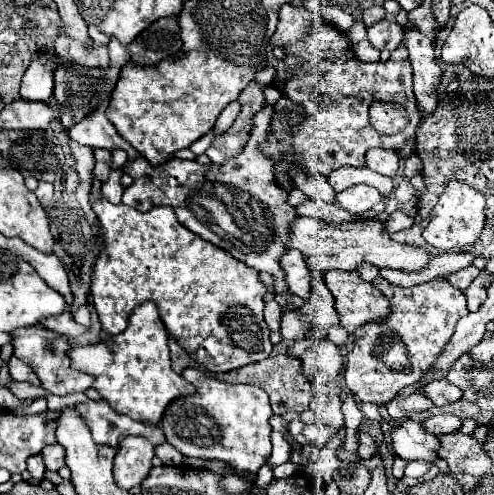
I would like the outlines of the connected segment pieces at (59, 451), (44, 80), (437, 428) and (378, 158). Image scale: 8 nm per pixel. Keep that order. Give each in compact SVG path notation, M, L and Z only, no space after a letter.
M51 444L41 454L49 470L59 470L65 466L65 448L61 444Z
M37 58L21 82L21 98L51 102L53 90L53 68L47 58Z
M435 414L435 416L429 416L425 422L423 422L425 430L439 436L439 434L451 434L451 432L457 432L459 426L461 426L461 420L455 416L455 414Z
M371 148L367 152L367 168L395 178L399 170L399 154L395 150L385 150L385 148Z

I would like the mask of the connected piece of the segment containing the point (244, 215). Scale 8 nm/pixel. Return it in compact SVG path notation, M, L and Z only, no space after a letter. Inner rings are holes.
M267 86L263 92L269 106L253 116L251 134L241 154L233 156L225 164L211 164L211 166L203 166L195 160L171 158L169 162L163 164L163 172L161 168L157 172L157 168L153 168L141 156L133 164L125 166L125 172L133 176L133 184L125 188L123 204L139 212L149 212L155 206L175 208L177 220L185 228L199 234L207 242L223 248L243 264L273 274L277 280L275 292L283 294L287 292L287 284L283 282L283 270L279 266L279 258L287 252L285 244L289 242L293 226L291 222L295 222L299 216L295 208L287 202L289 192L275 182L271 158L261 150L261 144L267 140L267 128L273 114L273 104L281 98L281 92L273 86ZM215 182L235 186L235 210L223 210L221 202L211 198L211 184Z

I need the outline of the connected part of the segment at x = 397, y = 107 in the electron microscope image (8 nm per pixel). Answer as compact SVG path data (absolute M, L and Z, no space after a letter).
M375 102L369 108L371 126L379 134L397 134L407 126L407 110L397 102Z

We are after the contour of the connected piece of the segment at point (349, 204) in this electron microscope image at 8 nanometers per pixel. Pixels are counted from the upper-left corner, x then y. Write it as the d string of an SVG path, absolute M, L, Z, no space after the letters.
M355 184L337 194L337 204L353 214L363 214L371 210L379 200L381 200L381 194L377 192L377 188L367 184Z

